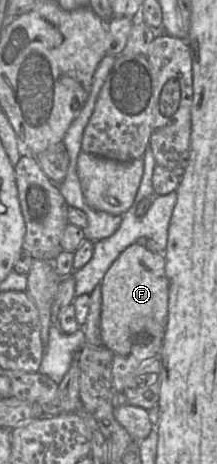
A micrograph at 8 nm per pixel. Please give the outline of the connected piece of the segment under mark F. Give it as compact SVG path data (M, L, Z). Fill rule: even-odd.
M138 243L123 250L111 264L101 281L101 340L113 354L126 356L138 334L148 334L154 340L163 341L168 321L169 282L165 273L165 258L162 253L153 253Z

